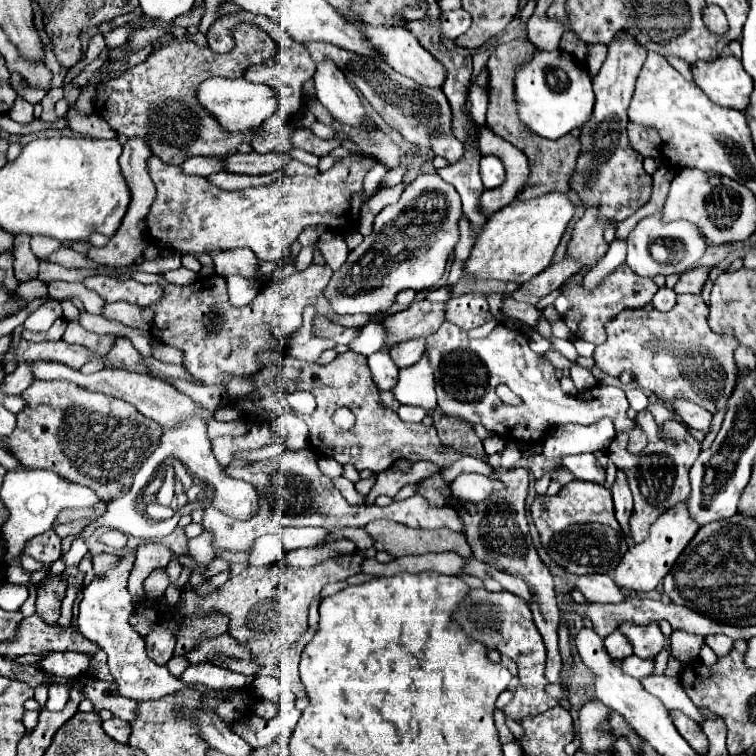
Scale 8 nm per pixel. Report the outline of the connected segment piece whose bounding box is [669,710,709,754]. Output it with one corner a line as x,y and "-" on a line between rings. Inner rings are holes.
671,710
669,714
671,714
673,724
675,724
675,728
679,730
679,734
681,734
697,752
707,754
709,742
707,742
707,736
701,732
699,724
697,724
695,720
691,720
689,716
685,716
683,712
679,712
679,710

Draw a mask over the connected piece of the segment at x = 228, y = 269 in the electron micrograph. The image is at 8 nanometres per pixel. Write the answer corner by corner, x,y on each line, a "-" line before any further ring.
235,248
231,252
209,252
215,264
215,272
219,276
245,276
245,278
255,278
257,272
257,256
249,248

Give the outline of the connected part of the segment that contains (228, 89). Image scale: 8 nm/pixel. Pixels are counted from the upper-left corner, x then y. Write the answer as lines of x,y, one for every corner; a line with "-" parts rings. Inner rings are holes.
222,77
209,78
203,84
199,84
197,98
219,120
219,124
227,128
227,132
253,130
279,110
279,96
275,96
273,88
267,88
265,84
251,84
243,78
233,80

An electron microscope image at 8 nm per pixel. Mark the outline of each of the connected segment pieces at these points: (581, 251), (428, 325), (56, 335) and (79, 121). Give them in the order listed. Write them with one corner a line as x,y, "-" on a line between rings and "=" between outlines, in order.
589,208
585,210
585,216
575,224
567,252
579,258
581,262
597,262
609,248
603,240
603,232
607,226
611,226
611,222
597,220
597,216
599,208
=
413,300
413,304
403,310
389,314
383,320
387,330
387,344
393,346
395,342
409,340
409,338
425,338
435,332
445,320
445,302
431,302
431,300
=
57,320
57,324
53,324
51,330
49,330
47,334
27,334
25,340
29,340
29,342
51,342
51,340
61,340
65,328
67,328
67,322
65,322
65,320
=
71,106
63,118
67,120
67,126
73,132
79,132
79,134
83,134
87,138
95,138
95,140
99,140
99,138
117,138
117,132
97,114
83,116

